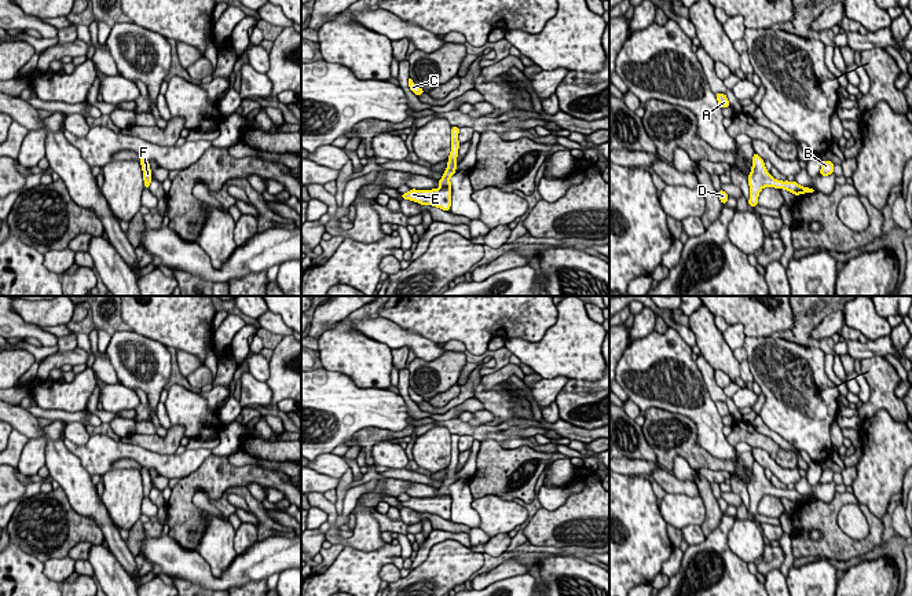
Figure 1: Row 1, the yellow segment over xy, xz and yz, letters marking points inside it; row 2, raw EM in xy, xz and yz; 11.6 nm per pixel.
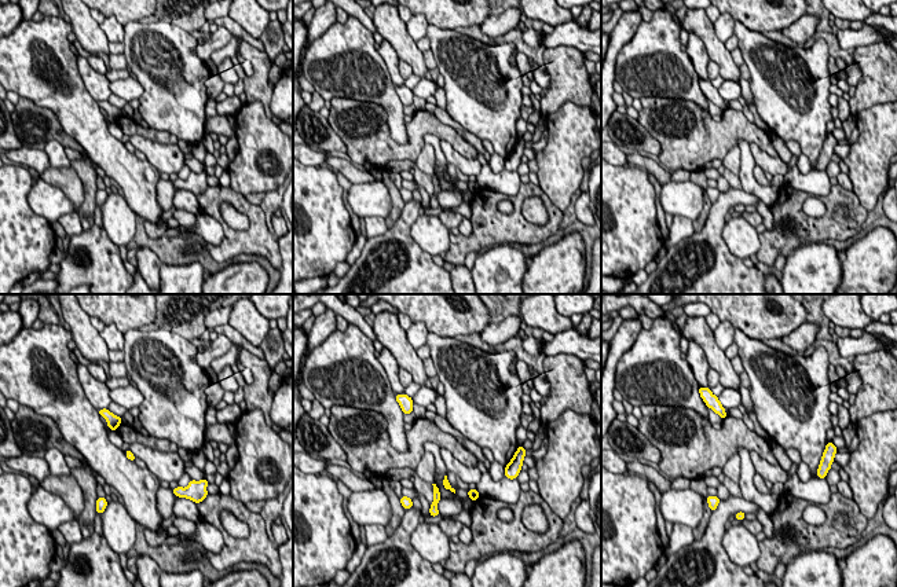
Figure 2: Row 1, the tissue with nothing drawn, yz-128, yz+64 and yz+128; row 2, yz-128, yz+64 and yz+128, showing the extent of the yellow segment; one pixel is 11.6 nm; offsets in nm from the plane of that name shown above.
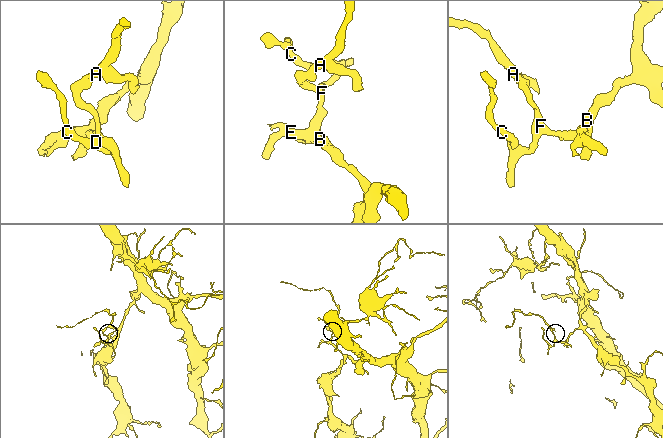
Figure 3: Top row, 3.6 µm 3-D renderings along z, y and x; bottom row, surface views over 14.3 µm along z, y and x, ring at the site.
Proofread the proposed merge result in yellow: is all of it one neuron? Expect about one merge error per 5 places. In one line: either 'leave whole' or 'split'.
leave whole

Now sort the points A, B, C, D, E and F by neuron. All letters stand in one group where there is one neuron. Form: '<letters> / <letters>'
A B C D E F

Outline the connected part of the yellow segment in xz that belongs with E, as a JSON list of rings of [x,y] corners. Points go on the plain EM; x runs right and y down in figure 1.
[[[451,435],[451,461],[447,472],[447,478],[443,480],[443,486],[439,487],[439,497],[433,498],[415,498],[411,497],[409,501],[400,502],[403,508],[411,508],[414,511],[418,511],[421,513],[432,513],[437,515],[446,520],[450,520],[451,515],[451,491],[450,486],[457,480],[457,465],[458,465],[458,457],[459,457],[459,449],[458,449],[459,436]]]

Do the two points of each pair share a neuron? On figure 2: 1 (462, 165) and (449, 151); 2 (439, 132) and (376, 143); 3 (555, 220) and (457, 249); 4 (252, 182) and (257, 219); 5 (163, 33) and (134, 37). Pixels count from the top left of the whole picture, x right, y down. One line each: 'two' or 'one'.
1: one
2: one
3: one
4: two
5: one

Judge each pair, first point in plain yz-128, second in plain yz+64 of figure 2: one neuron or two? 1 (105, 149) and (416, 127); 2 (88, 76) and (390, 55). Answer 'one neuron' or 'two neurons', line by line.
1: two neurons
2: one neuron

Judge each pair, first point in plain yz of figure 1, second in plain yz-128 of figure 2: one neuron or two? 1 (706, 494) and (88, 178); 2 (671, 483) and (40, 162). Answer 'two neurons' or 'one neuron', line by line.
1: one neuron
2: two neurons

